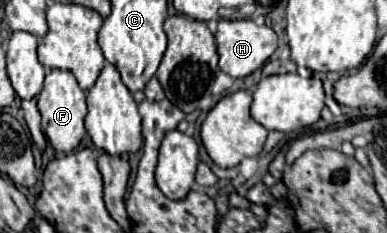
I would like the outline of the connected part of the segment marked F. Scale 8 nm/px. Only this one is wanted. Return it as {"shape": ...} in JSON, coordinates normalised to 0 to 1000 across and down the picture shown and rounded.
{"shape":[[[129,300],[114,343],[114,378],[98,403],[98,472],[109,489],[109,567],[124,618],[145,652],[186,652],[217,592],[217,498],[222,498],[222,403],[202,369],[196,335],[171,300]]]}

